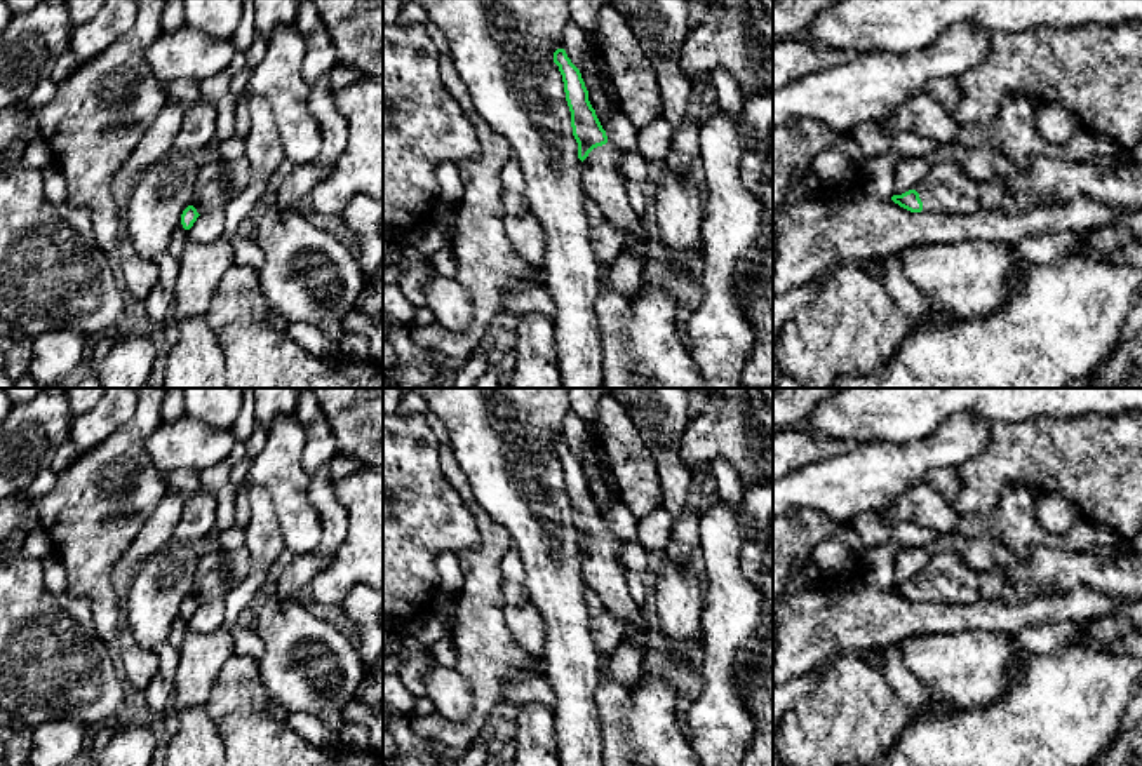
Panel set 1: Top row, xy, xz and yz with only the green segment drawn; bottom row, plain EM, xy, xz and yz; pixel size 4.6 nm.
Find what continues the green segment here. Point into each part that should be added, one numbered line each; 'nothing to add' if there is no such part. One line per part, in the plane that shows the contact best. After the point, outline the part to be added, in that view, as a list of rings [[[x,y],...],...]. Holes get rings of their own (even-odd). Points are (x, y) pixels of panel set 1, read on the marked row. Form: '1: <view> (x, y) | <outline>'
1: xz (604, 185) | [[[606,134],[608,136],[608,134]],[[611,138],[594,148],[581,162],[581,186],[594,204],[601,207],[608,223],[625,237],[625,247],[646,244],[644,225],[628,204],[627,178],[620,172],[625,155]]]

